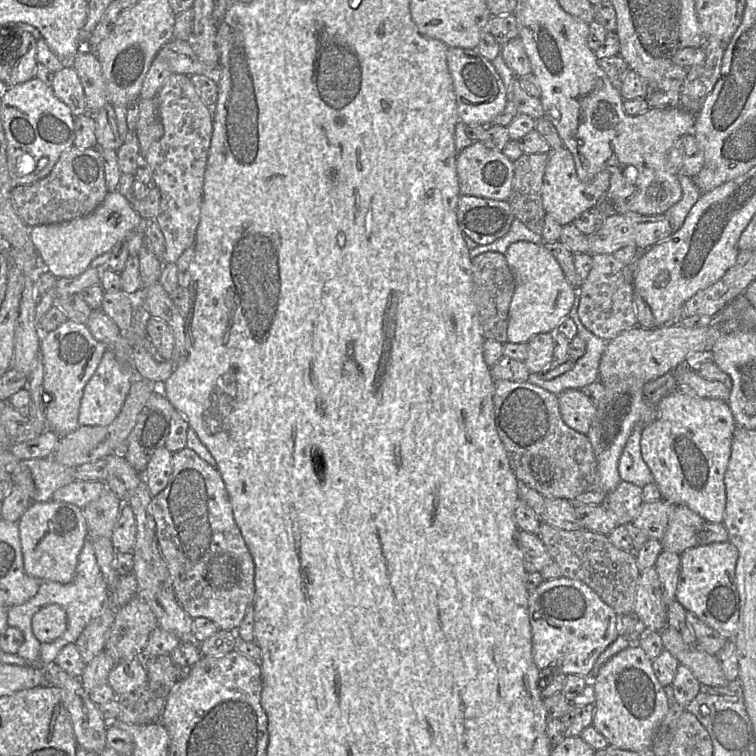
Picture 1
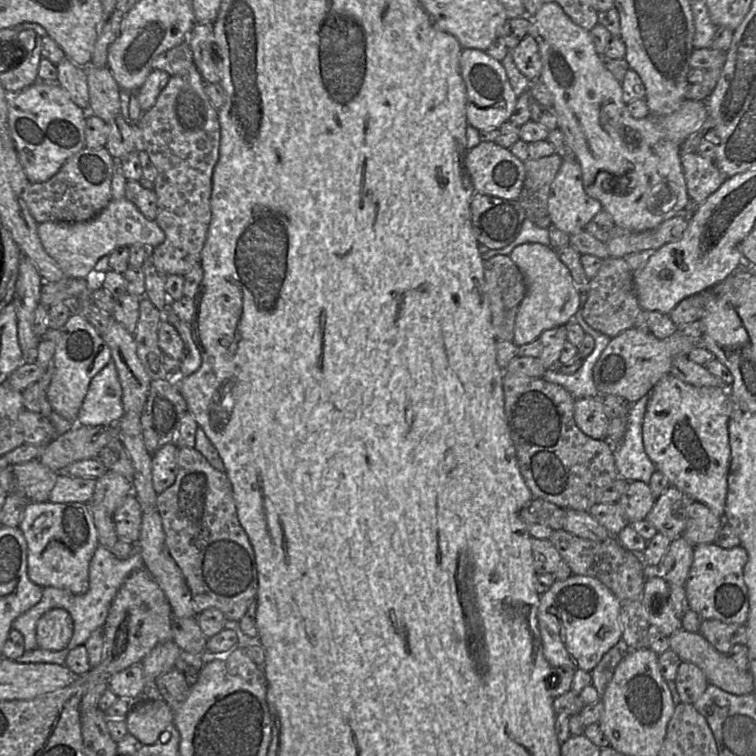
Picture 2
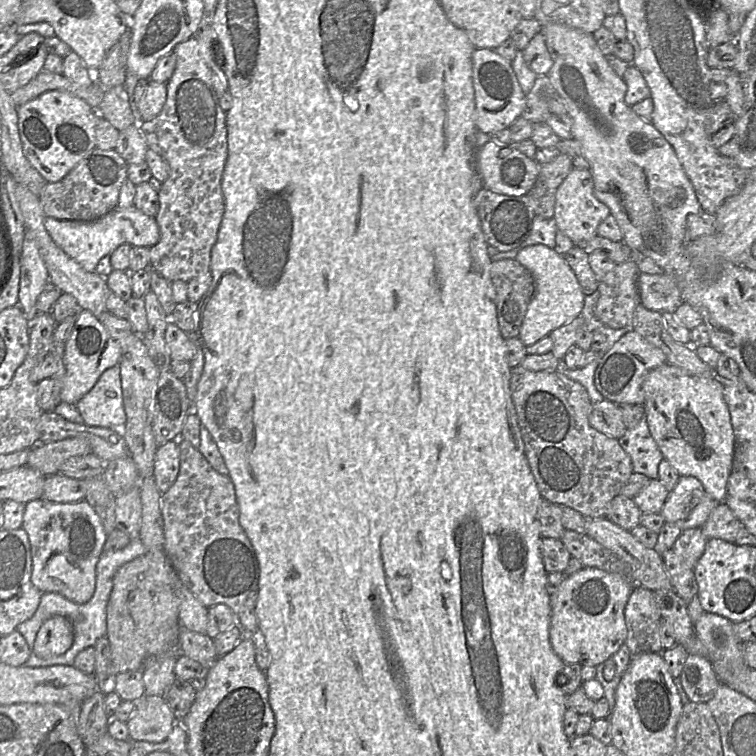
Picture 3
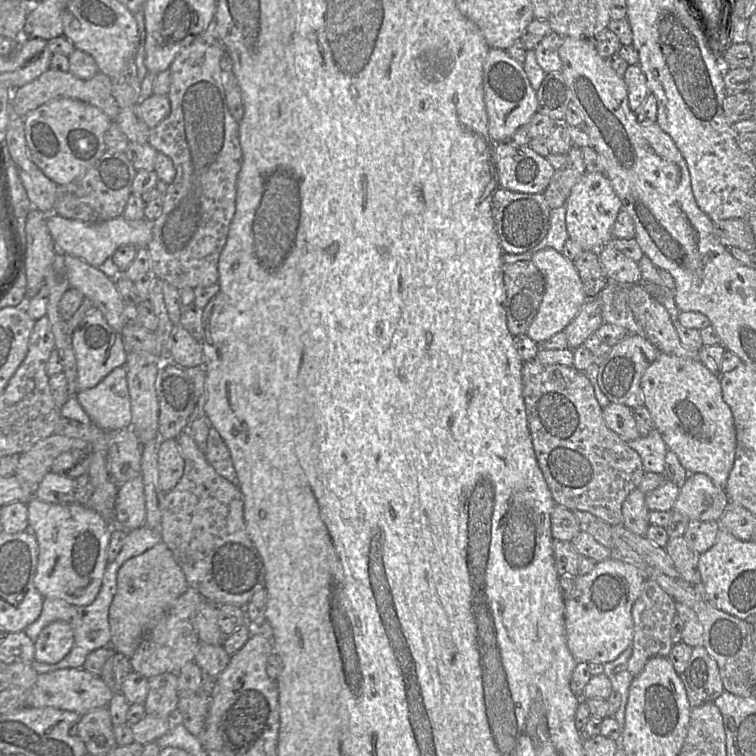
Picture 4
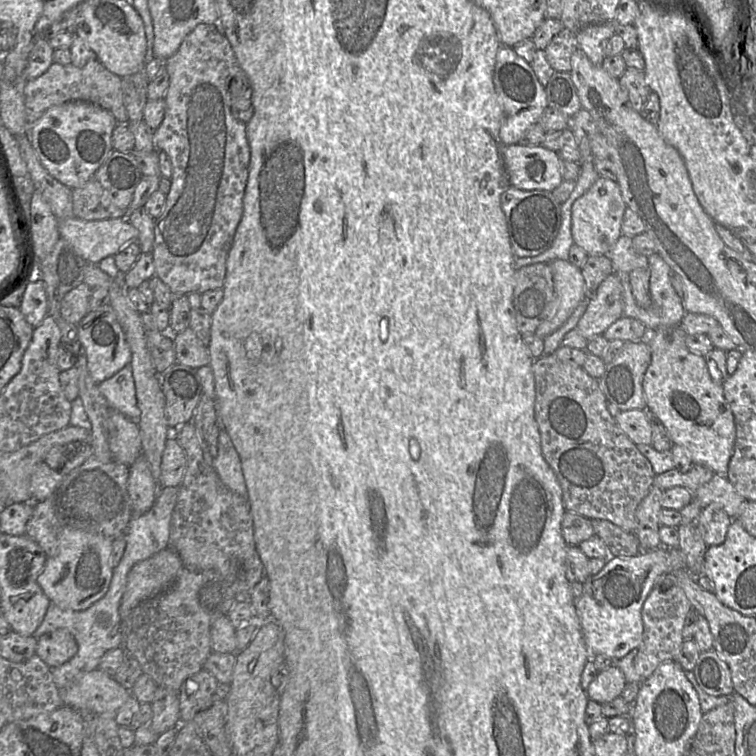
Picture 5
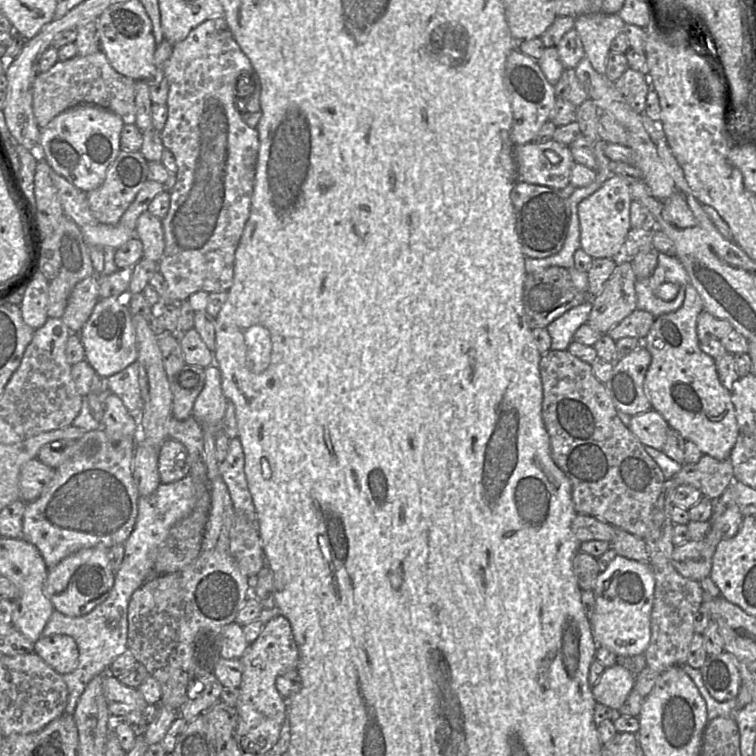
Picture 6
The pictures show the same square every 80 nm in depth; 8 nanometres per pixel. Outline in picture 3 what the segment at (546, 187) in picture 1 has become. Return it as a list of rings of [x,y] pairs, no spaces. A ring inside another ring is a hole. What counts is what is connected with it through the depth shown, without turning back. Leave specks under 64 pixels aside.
[[[573,168],[556,191],[553,218],[558,230],[576,245],[576,243],[588,241],[597,236],[598,225],[609,215],[609,208],[594,195],[594,181],[590,170]]]

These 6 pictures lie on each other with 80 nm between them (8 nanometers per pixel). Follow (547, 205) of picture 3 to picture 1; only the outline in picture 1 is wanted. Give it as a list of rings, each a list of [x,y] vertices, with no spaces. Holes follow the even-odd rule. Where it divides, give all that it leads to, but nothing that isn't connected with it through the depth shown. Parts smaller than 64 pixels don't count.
[[[523,154],[514,165],[511,193],[506,200],[516,219],[532,232],[542,235],[546,212],[542,185],[548,154]]]

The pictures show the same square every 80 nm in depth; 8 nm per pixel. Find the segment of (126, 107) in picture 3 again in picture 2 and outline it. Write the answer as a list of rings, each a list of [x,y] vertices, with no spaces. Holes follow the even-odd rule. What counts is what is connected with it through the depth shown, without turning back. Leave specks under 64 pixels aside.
[[[85,67],[89,89],[89,112],[106,123],[112,122],[121,111],[121,89],[108,67]]]

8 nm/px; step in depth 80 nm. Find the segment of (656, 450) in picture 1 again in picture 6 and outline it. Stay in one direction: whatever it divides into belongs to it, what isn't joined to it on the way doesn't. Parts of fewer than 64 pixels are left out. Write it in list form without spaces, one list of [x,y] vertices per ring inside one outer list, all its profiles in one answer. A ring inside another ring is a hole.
[[[688,284],[682,306],[654,320],[647,336],[643,339],[643,345],[652,357],[644,382],[652,409],[659,412],[672,429],[685,441],[693,442],[703,455],[724,460],[730,457],[736,443],[738,424],[731,393],[719,381],[715,359],[700,349],[696,327],[697,318],[703,311],[700,295],[691,284]]]

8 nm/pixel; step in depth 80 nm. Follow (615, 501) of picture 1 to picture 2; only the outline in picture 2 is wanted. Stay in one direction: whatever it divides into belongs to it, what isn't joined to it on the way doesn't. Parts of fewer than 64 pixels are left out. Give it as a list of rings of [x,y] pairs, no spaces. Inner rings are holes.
[[[642,481],[630,482],[626,492],[616,502],[623,509],[630,524],[646,518],[657,498],[649,487]]]

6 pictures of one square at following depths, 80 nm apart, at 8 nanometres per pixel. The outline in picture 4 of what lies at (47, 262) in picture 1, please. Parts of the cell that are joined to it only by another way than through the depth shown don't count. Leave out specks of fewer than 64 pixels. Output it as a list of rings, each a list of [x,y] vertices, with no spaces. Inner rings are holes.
[[[55,213],[45,214],[46,224],[57,249],[75,256],[89,265],[98,268],[106,259],[112,258],[114,252],[124,245],[146,247],[153,238],[153,221],[128,220],[123,216],[102,222],[83,222],[67,219]]]

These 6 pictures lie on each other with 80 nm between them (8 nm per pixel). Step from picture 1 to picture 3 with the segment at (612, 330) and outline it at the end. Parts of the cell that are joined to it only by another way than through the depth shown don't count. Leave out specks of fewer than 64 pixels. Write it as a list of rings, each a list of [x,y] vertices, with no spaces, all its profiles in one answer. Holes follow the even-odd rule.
[[[632,259],[618,263],[600,280],[594,315],[605,327],[632,327],[633,313],[640,303],[637,282],[639,273]]]

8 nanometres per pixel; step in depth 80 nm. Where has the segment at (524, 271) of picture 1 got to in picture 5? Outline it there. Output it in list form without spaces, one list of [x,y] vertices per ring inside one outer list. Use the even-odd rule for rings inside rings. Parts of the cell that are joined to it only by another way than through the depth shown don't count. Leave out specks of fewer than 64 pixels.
[[[562,259],[547,264],[552,271],[555,296],[547,318],[534,332],[542,339],[560,328],[586,298],[586,284],[581,268]]]

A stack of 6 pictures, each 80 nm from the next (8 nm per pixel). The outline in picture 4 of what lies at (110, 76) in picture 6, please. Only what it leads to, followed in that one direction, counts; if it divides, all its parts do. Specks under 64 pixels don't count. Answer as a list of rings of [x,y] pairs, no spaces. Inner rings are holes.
[[[51,68],[33,81],[13,90],[12,106],[13,110],[20,115],[20,117],[25,117],[28,113],[37,109],[39,106],[52,99],[60,97],[80,100],[93,105],[108,115],[113,122],[119,113],[120,107],[112,94],[111,78],[107,75],[98,72],[89,80],[81,80],[73,76],[70,72],[61,72]]]

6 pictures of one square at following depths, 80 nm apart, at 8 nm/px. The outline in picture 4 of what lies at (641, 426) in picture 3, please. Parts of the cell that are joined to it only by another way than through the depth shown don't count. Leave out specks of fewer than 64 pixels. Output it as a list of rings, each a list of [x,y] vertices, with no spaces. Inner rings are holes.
[[[652,430],[647,436],[627,441],[641,457],[645,472],[663,474],[665,458],[669,451],[658,430]]]

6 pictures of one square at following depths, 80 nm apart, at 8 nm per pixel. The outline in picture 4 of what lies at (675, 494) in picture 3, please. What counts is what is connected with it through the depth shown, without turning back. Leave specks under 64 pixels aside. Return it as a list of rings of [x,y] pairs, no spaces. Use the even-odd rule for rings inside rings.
[[[688,473],[671,510],[682,513],[691,521],[718,521],[728,503],[729,500],[725,489],[717,486],[710,477],[703,473]]]

